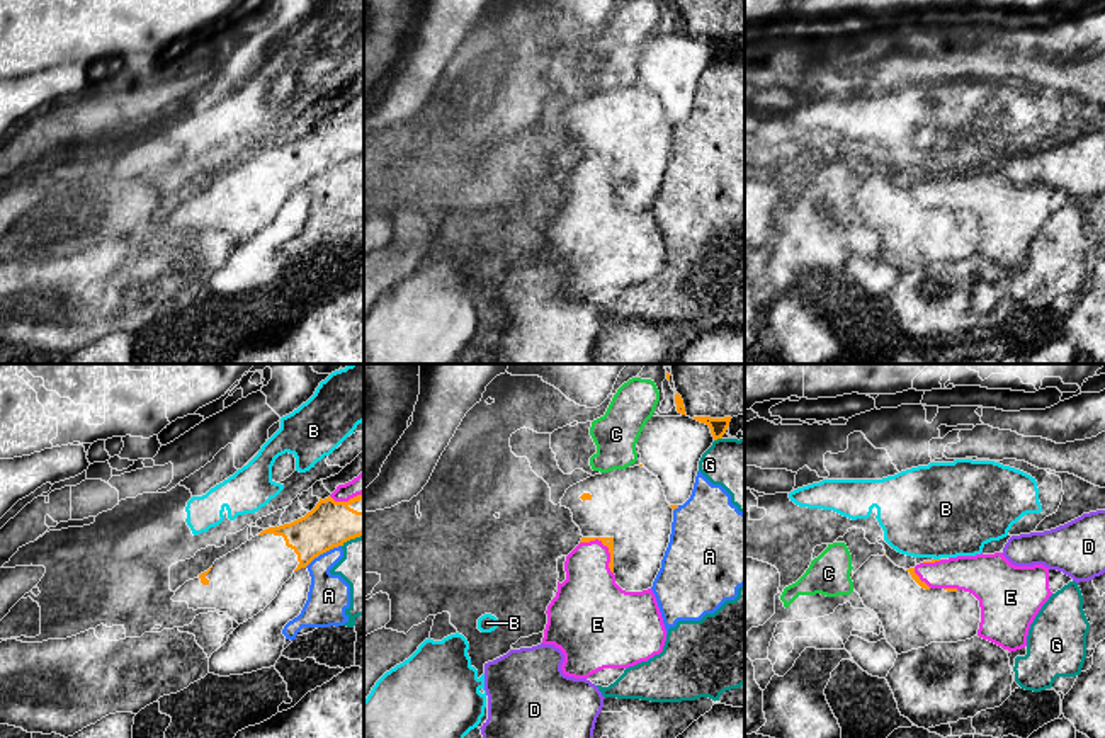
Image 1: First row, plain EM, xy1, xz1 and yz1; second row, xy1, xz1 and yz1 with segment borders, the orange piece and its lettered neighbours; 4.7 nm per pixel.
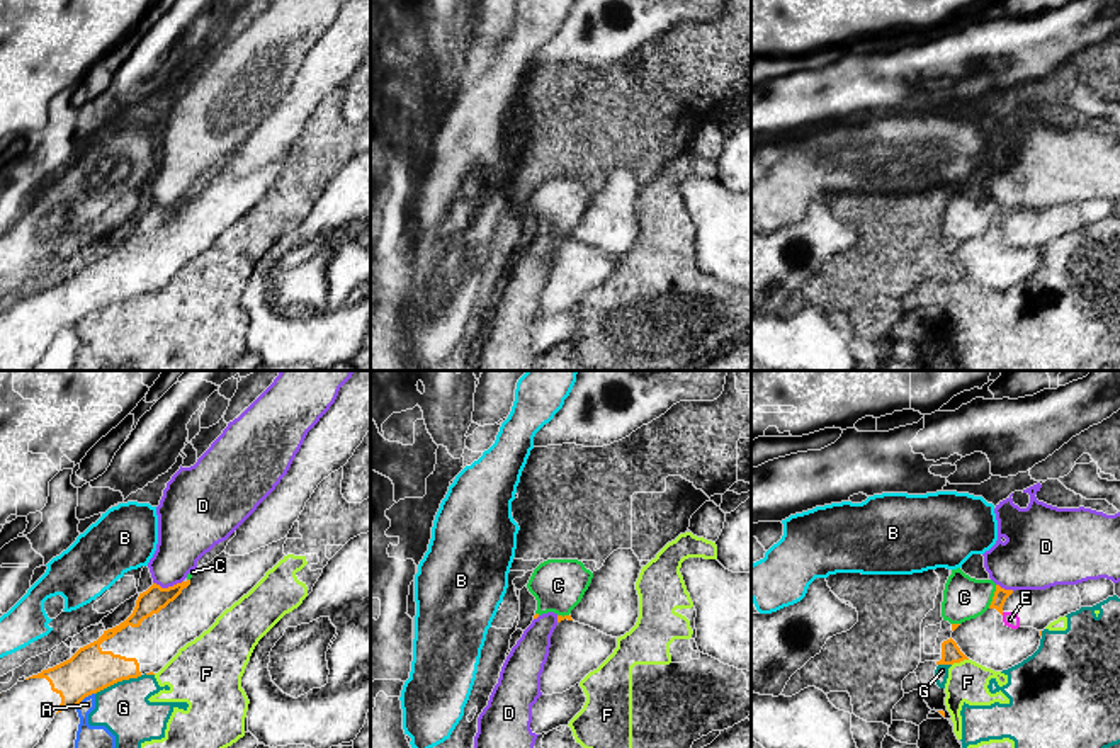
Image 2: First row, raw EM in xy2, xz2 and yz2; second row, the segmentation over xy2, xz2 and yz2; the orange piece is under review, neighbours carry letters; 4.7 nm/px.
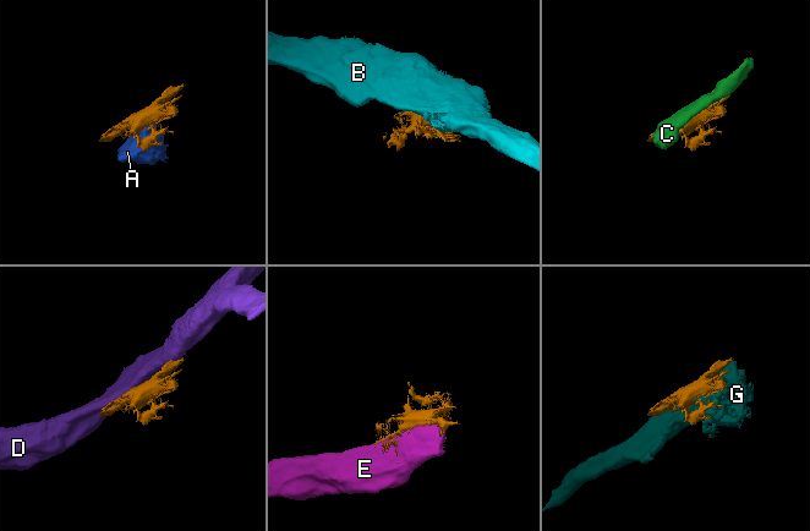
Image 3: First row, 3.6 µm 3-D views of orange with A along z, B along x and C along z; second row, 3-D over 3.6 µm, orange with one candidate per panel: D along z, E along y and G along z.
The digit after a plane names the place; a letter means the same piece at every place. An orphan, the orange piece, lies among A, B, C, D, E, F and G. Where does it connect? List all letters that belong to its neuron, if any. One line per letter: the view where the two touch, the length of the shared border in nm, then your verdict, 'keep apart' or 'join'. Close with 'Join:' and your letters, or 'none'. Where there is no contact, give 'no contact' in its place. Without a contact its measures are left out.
A: xy1 | 200 nm | keep apart
B: yz1 | 30 nm | keep apart
C: yz2 | 120 nm | keep apart
D: xy2 | 140 nm | keep apart
E: xz1 | 220 nm | keep apart
F: yz2 | 90 nm | keep apart
G: xy2 | 240 nm | keep apart
Join: none

